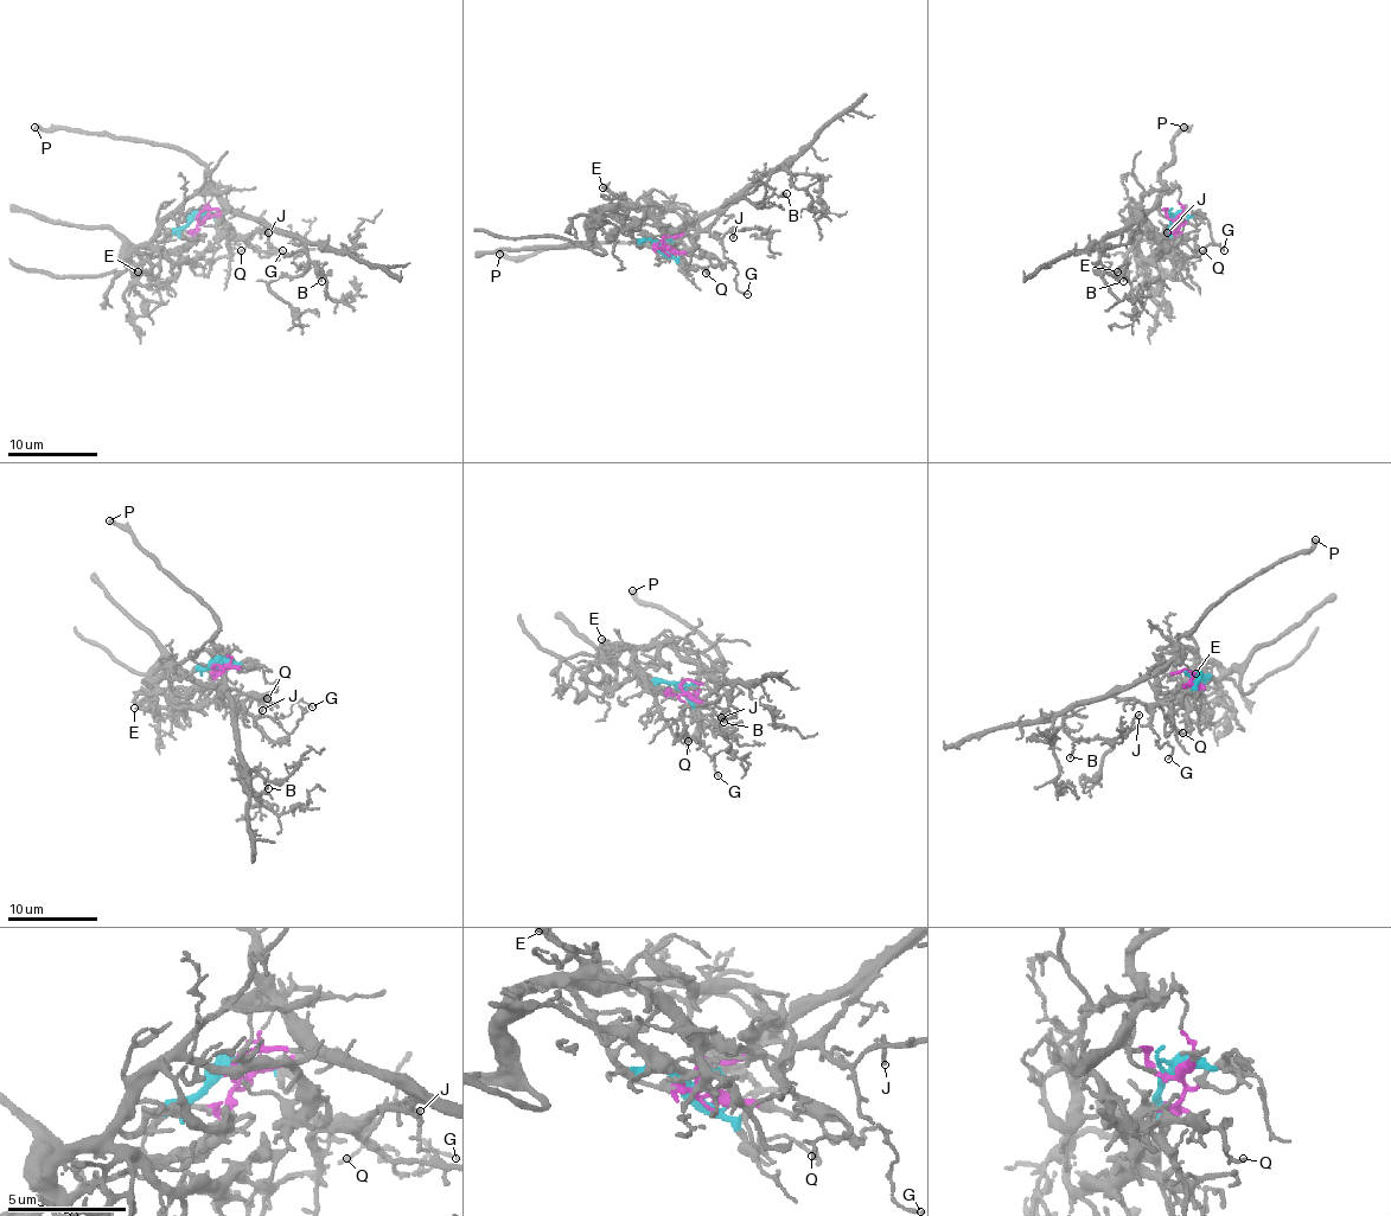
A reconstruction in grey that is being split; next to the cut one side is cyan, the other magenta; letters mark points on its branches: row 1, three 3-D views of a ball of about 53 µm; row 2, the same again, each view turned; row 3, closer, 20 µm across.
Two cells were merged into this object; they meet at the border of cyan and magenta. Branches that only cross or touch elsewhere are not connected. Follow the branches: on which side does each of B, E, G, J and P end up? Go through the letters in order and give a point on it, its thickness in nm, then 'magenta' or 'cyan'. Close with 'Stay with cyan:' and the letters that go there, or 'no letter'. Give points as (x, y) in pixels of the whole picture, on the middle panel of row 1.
B: place (786, 193); calibre 120 nm; magenta
E: place (603, 187); calibre 240 nm; cyan
G: place (747, 294); calibre 110 nm; magenta
J: place (733, 237); calibre 130 nm; magenta
P: place (499, 254); calibre 400 nm; magenta
Stay with cyan: E

